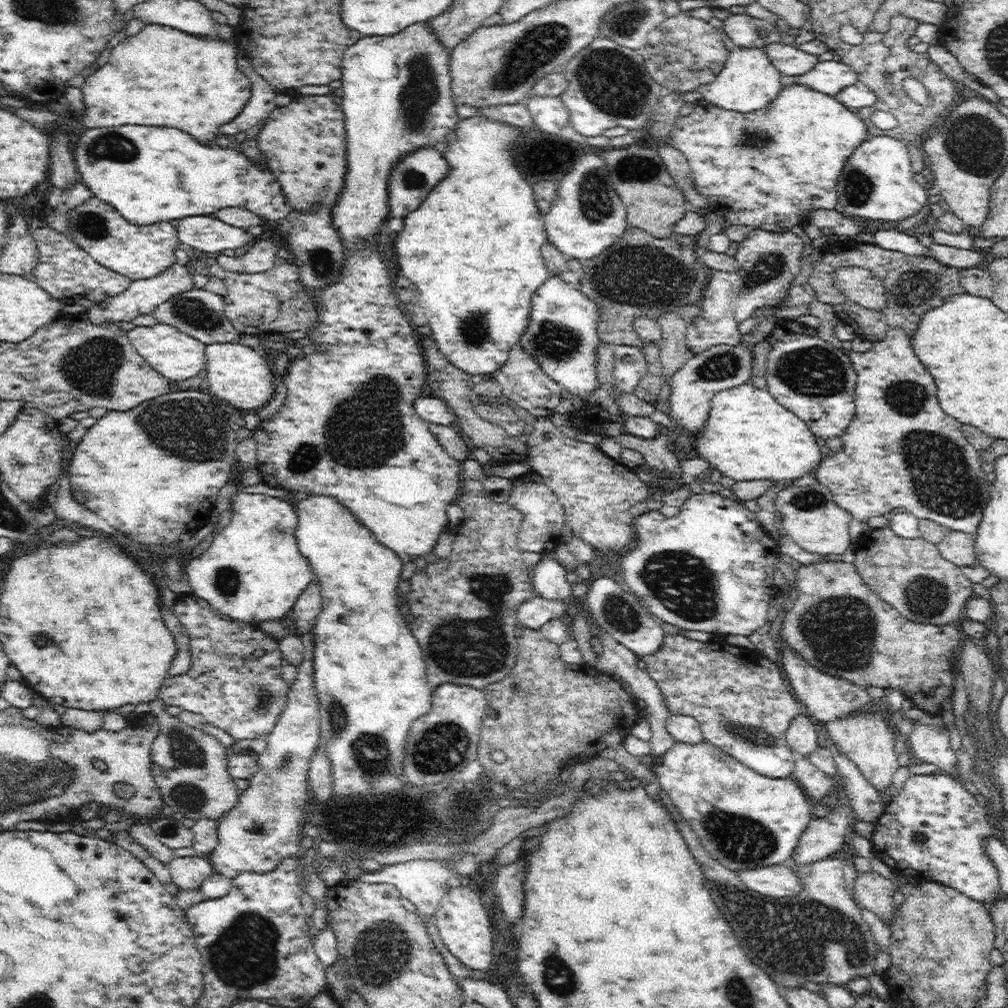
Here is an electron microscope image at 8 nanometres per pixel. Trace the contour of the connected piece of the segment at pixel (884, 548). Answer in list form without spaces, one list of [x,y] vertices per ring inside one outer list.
[[[887,525],[879,530],[872,529],[858,536],[855,540],[856,559],[853,564],[856,572],[862,577],[864,585],[874,590],[878,598],[885,600],[892,608],[895,608],[904,618],[920,624],[955,624],[962,614],[968,599],[975,596],[972,582],[964,575],[961,567],[942,558],[938,548],[925,539],[902,538],[894,534]]]

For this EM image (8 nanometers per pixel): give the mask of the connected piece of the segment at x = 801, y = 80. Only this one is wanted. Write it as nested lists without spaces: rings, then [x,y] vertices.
[[[841,61],[819,62],[810,72],[796,76],[796,83],[810,90],[833,96],[838,91],[858,82],[858,75]]]

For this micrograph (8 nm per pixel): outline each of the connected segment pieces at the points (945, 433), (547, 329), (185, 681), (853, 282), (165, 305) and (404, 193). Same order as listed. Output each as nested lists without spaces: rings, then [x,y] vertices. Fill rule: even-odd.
[[[898,327],[889,330],[882,340],[874,341],[873,347],[867,352],[855,352],[852,349],[849,351],[844,350],[845,354],[849,356],[857,374],[856,388],[854,389],[853,396],[855,404],[854,416],[848,428],[846,428],[846,432],[840,436],[844,440],[844,448],[838,450],[838,452],[834,452],[832,456],[824,456],[813,473],[815,473],[817,482],[828,488],[833,494],[835,503],[840,508],[847,510],[853,519],[867,521],[871,517],[883,516],[886,512],[890,512],[890,510],[900,510],[902,508],[902,511],[906,510],[906,512],[914,515],[918,520],[927,519],[936,522],[936,524],[942,526],[946,531],[959,531],[975,536],[978,526],[980,526],[980,520],[982,520],[985,504],[990,500],[992,485],[986,479],[986,473],[982,469],[978,449],[966,440],[966,436],[960,430],[960,424],[954,418],[946,416],[942,412],[942,408],[938,406],[936,384],[934,384],[932,376],[926,372],[921,360],[916,356],[910,341],[911,337],[905,333],[905,329]]]
[[[550,275],[531,296],[530,324],[516,345],[534,357],[546,376],[584,399],[601,386],[596,372],[596,348],[601,343],[597,329],[600,312],[593,300],[560,278]]]
[[[194,594],[178,595],[174,614],[187,630],[192,662],[188,672],[164,679],[158,697],[167,705],[202,714],[209,724],[229,733],[234,742],[269,735],[289,692],[281,671],[279,641],[252,623],[222,615]],[[256,650],[264,650],[264,654],[256,658]]]
[[[840,267],[834,271],[833,279],[838,290],[850,301],[872,310],[885,308],[885,284],[870,269]]]
[[[194,287],[175,294],[170,300],[157,305],[152,313],[157,323],[170,324],[201,340],[205,345],[214,344],[214,342],[238,344],[240,340],[241,333],[233,327],[232,322],[225,315],[223,296],[208,290]]]
[[[422,147],[404,155],[393,164],[391,169],[387,188],[389,212],[386,224],[390,218],[404,218],[408,212],[416,210],[422,200],[428,196],[428,192],[438,185],[438,180],[442,180],[442,176],[446,176],[448,164],[444,160],[443,154],[434,147]]]

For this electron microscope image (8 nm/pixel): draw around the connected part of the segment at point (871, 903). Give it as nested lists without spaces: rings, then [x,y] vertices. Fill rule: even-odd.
[[[873,870],[858,872],[853,887],[859,906],[877,914],[887,926],[898,909],[892,897],[896,890],[896,884]]]

